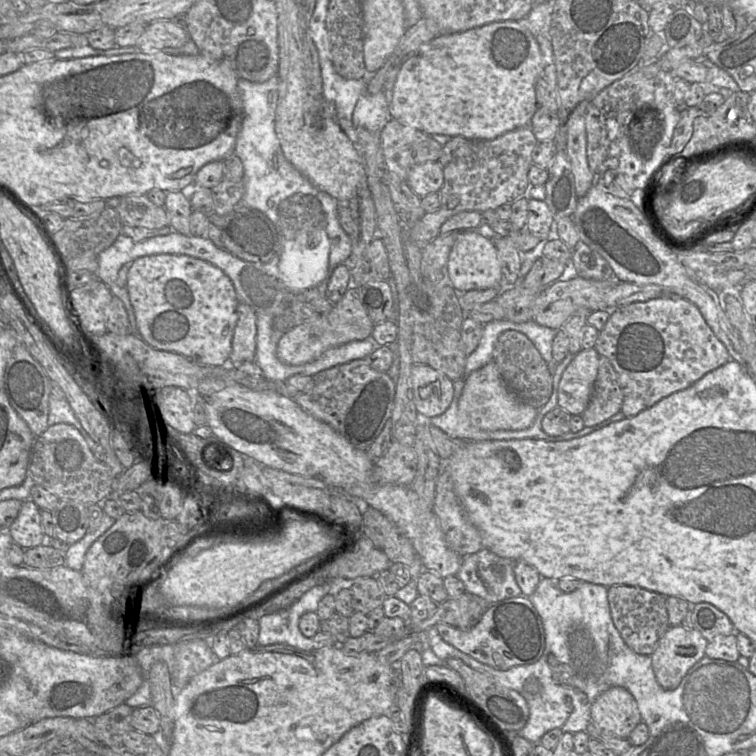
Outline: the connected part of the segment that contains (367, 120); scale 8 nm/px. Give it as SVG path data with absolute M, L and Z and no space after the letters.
M387 92L364 93L353 112L354 126L378 133L391 119L388 102Z

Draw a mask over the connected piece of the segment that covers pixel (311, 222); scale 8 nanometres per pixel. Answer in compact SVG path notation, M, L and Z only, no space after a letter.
M277 74L264 83L239 79L238 90L243 103L244 118L237 135L234 152L244 169L244 195L237 206L250 207L264 213L275 225L279 235L276 255L266 263L242 260L218 248L209 238L173 232L142 241L120 234L114 243L97 255L96 278L118 297L126 308L131 334L137 334L136 318L126 287L117 283L118 272L126 263L143 256L156 254L184 254L209 262L221 269L232 281L239 302L251 306L257 318L256 352L254 361L260 366L270 383L285 383L296 374L314 376L319 372L367 358L378 347L370 336L352 341L324 352L317 359L298 366L281 362L276 354L277 345L286 331L275 328L275 320L292 308L300 293L314 288L325 297L328 281L337 266L352 253L353 241L339 223L339 202L318 189L284 156L275 132L275 115L278 102L279 79Z

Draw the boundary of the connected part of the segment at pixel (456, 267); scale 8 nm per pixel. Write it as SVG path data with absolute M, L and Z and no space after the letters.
M469 230L457 233L445 269L450 285L458 293L500 287L503 289L503 274L497 250L493 239L484 231Z

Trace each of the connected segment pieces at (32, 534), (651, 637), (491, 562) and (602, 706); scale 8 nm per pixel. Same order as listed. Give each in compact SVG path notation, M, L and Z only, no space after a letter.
M30 499L23 502L18 516L9 527L12 541L28 549L44 544L46 535L43 533L39 508Z
M611 585L607 596L611 617L621 637L630 649L641 655L650 655L670 627L666 596L640 587Z
M483 548L475 554L462 557L456 577L463 583L467 593L493 604L522 594L515 579L513 563Z
M614 686L601 693L591 706L592 725L602 732L628 738L642 721L638 704L625 688Z

